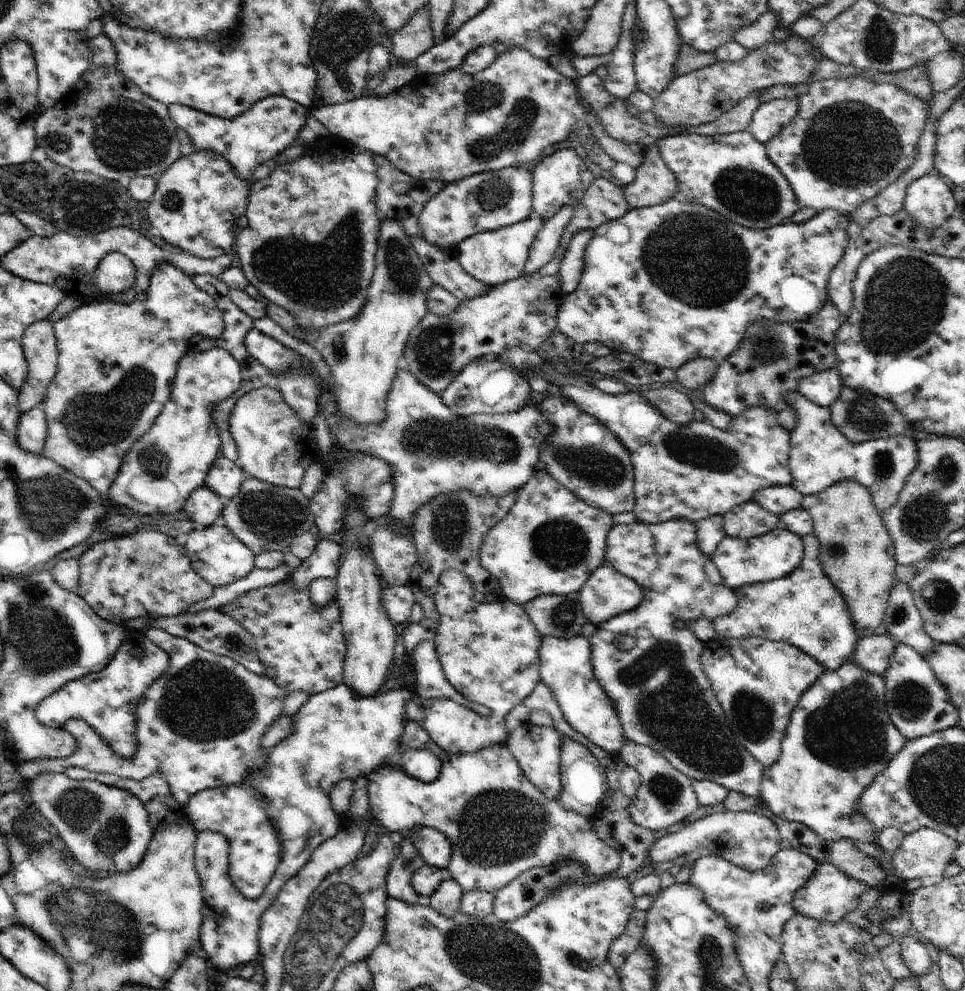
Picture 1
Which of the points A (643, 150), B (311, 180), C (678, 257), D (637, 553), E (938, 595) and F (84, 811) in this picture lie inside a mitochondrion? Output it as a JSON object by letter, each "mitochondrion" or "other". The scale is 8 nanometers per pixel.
{"A":"other","B":"other","C":"mitochondrion","D":"other","E":"mitochondrion","F":"mitochondrion"}

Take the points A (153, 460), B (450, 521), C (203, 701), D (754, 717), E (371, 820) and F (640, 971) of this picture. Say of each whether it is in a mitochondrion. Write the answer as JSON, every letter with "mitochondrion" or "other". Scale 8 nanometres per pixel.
{"A":"mitochondrion","B":"mitochondrion","C":"mitochondrion","D":"mitochondrion","E":"other","F":"other"}

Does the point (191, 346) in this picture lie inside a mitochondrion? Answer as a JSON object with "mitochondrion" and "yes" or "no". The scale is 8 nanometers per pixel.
{"mitochondrion":"no"}

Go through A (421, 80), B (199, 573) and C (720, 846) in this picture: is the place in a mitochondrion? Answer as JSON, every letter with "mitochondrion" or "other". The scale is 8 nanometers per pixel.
{"A":"other","B":"other","C":"other"}

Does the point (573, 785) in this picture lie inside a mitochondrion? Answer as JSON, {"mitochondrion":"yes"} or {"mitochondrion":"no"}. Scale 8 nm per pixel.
{"mitochondrion":"no"}

